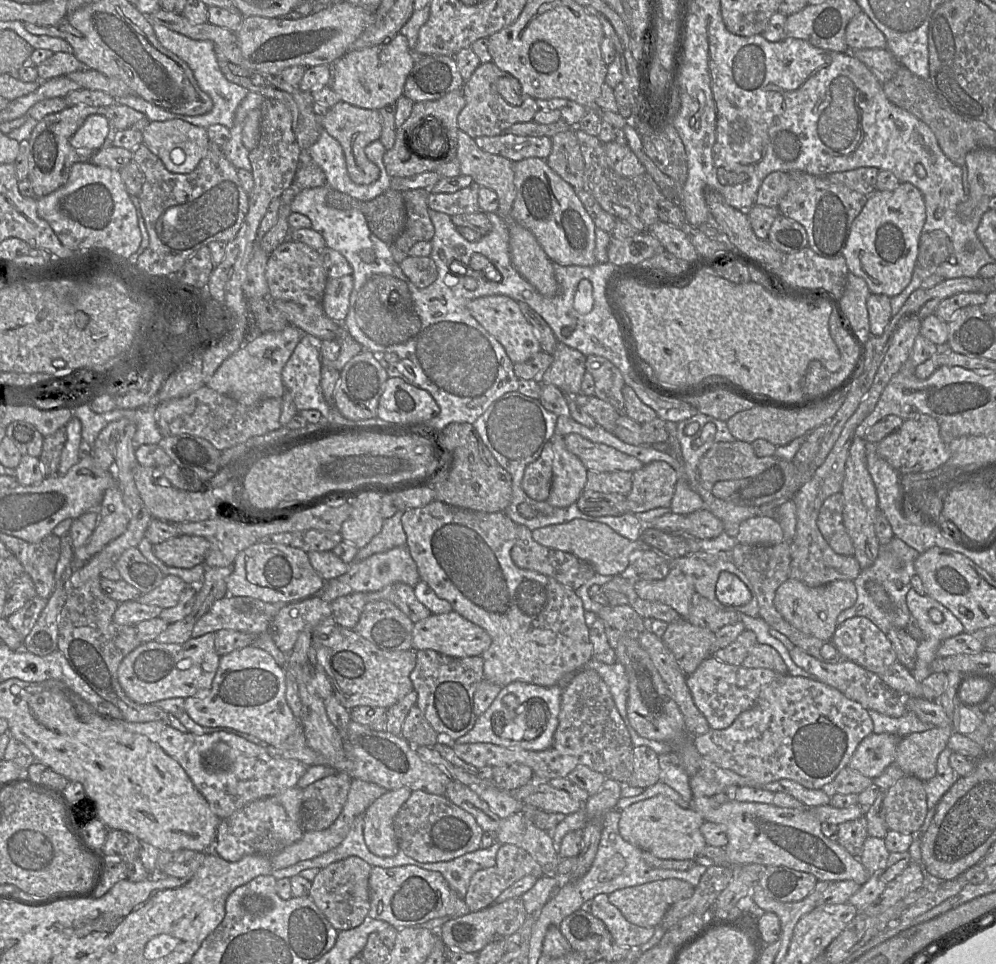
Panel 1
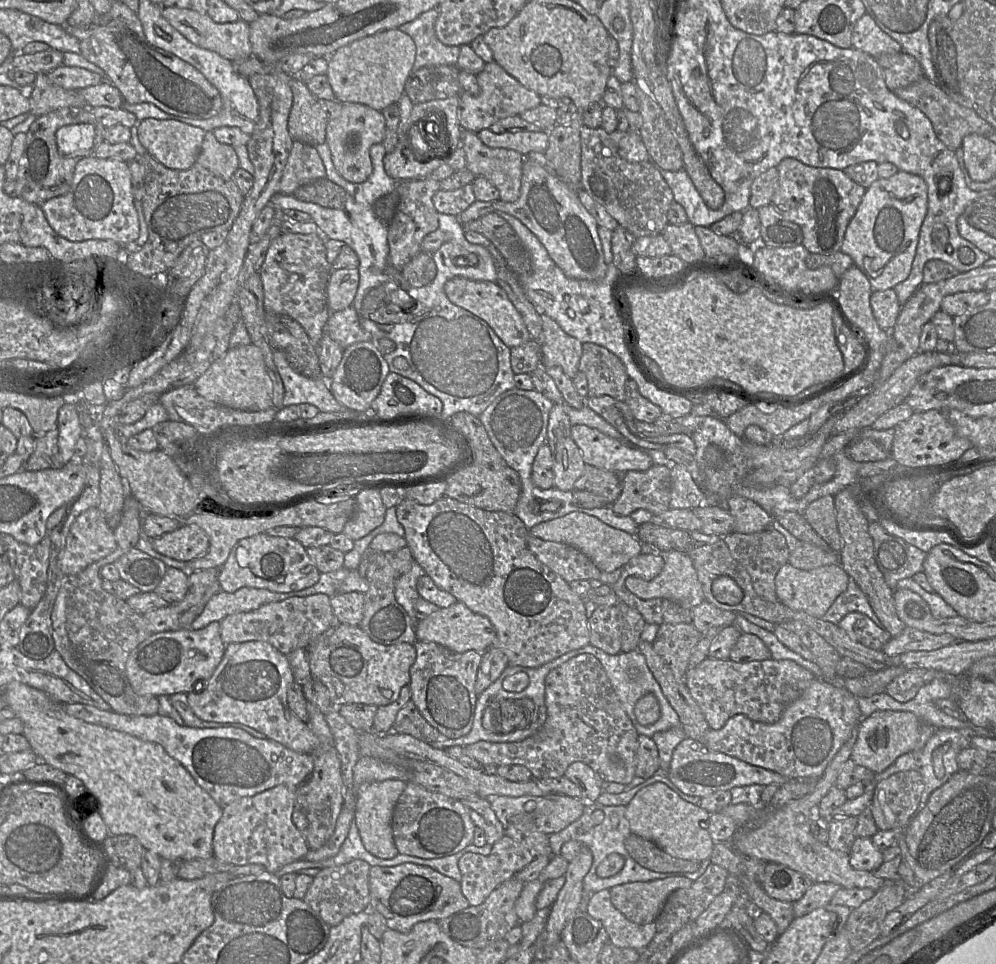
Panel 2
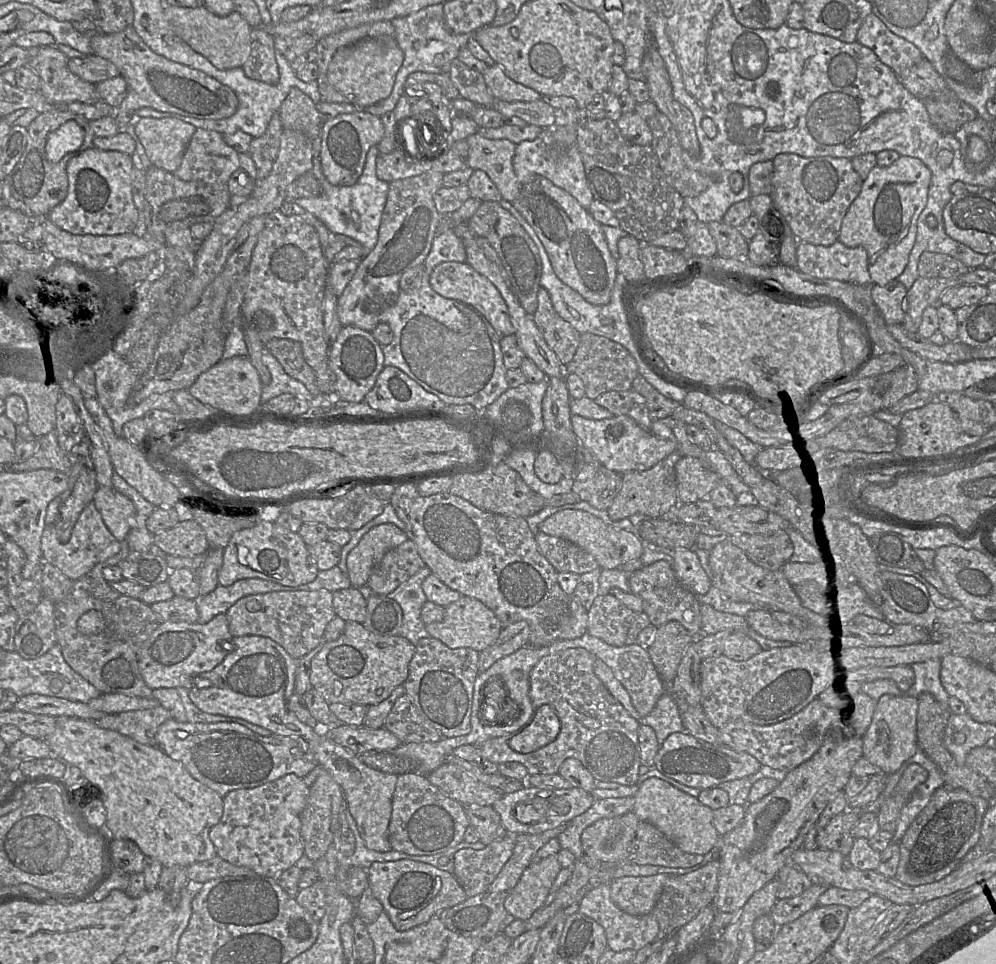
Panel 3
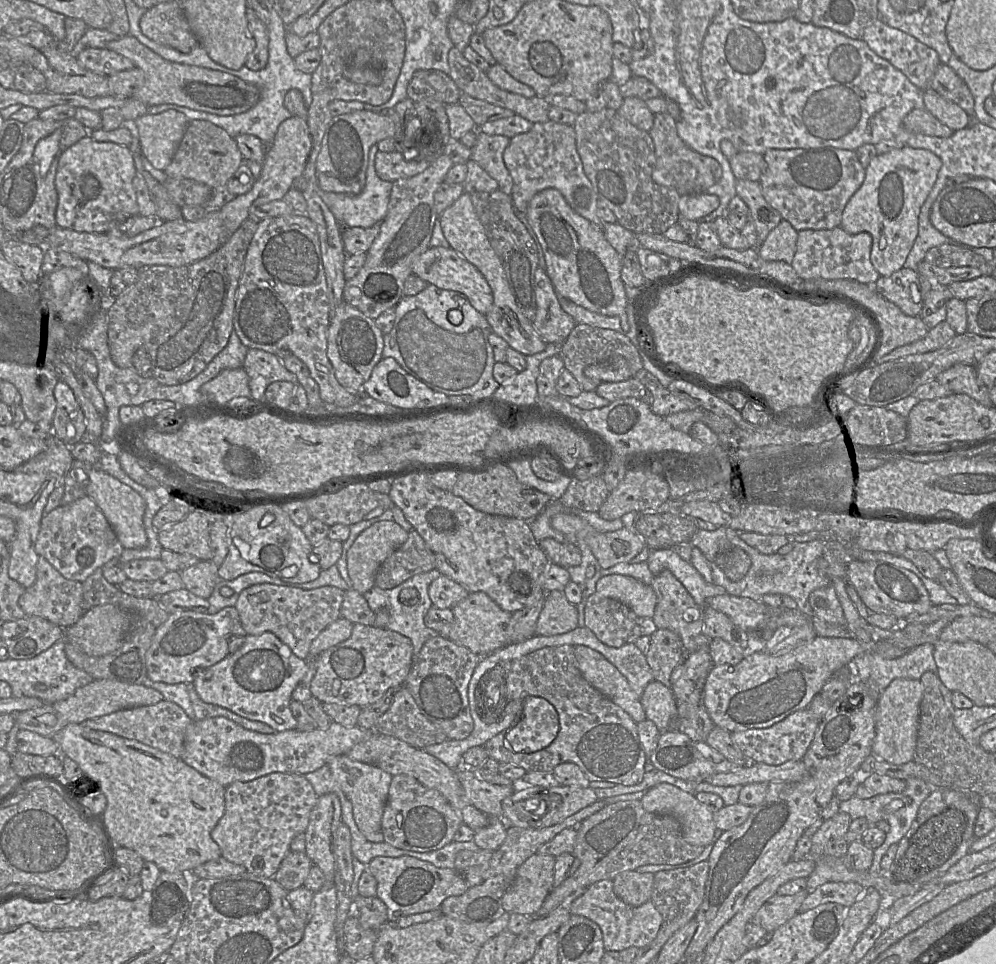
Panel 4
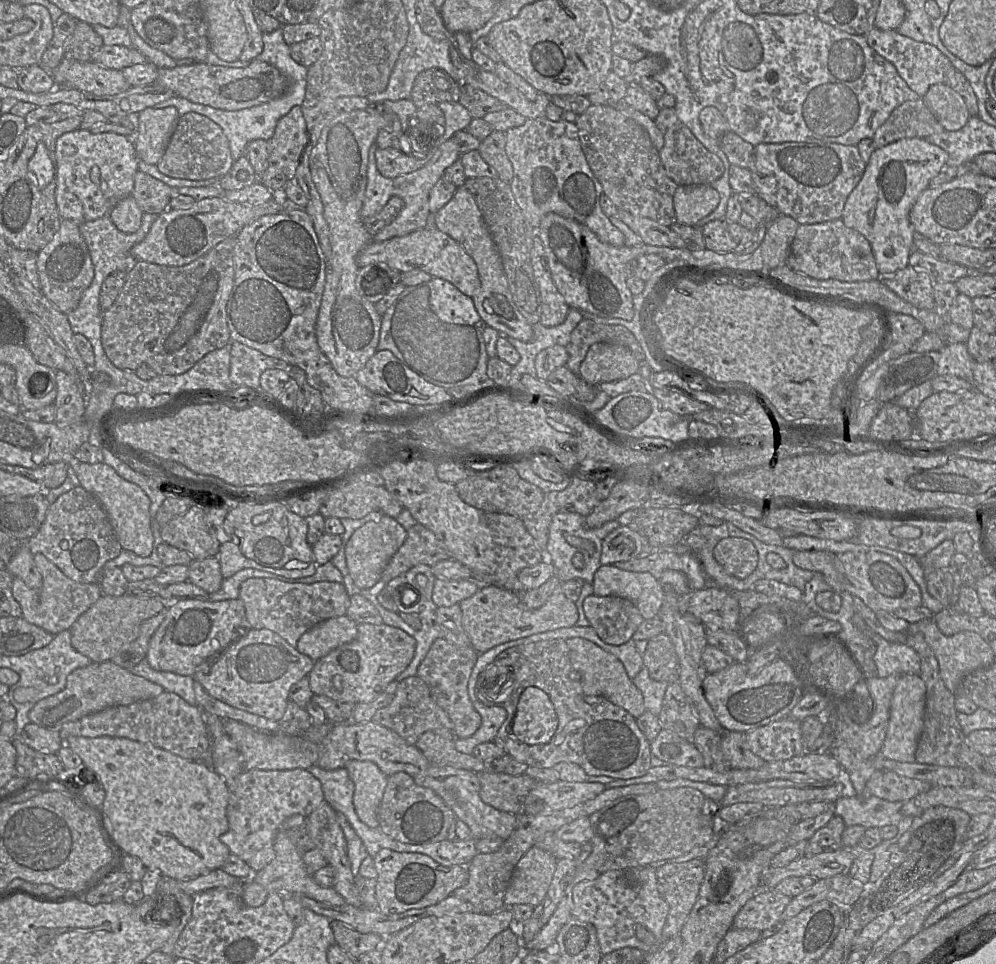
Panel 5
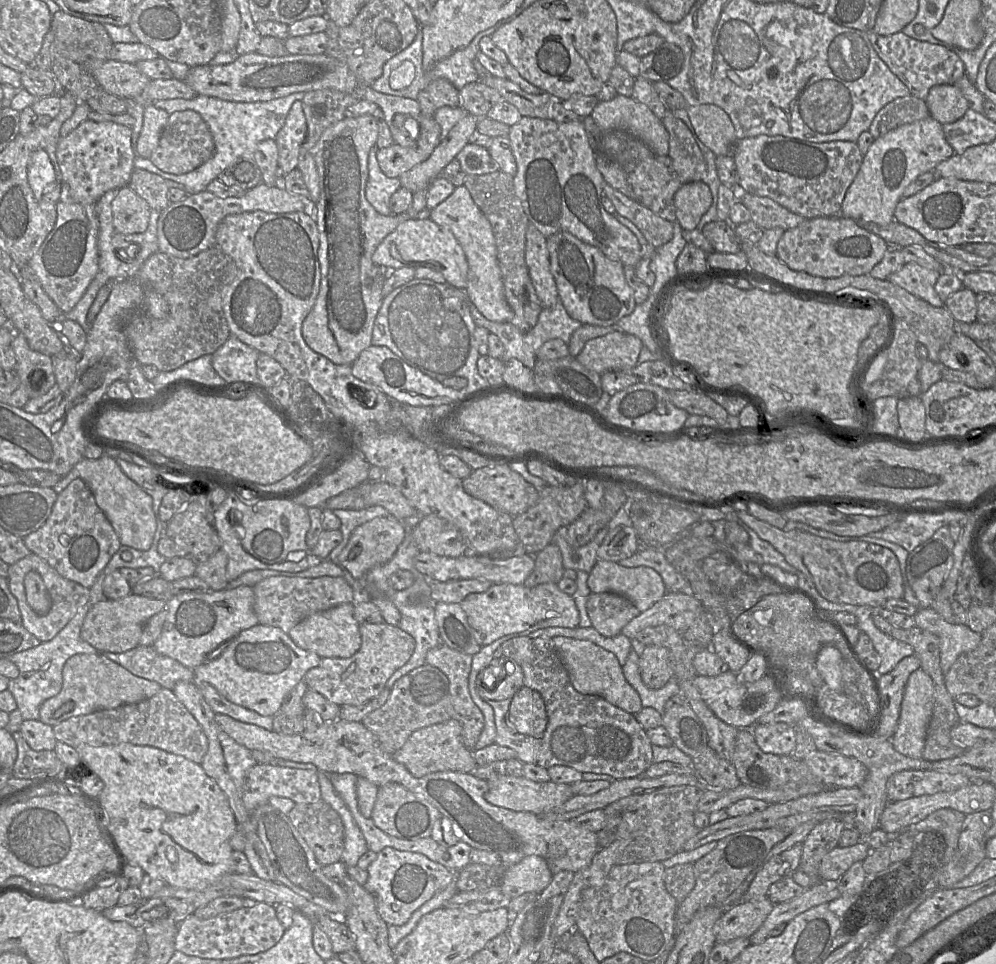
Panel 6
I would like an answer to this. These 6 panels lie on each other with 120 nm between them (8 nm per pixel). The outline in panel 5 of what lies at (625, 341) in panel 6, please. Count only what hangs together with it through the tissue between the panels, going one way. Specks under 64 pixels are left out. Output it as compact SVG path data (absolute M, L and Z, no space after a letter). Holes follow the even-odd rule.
M614 343L590 346L579 369L579 378L592 386L628 378L638 373L640 363L629 348Z

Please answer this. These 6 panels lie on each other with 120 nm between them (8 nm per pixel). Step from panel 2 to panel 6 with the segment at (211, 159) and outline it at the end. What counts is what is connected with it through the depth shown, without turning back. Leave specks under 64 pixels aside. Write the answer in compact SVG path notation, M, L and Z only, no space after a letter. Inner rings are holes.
M183 110L170 114L159 144L149 159L160 170L180 175L201 166L213 156L214 152L212 134L201 115L193 110Z

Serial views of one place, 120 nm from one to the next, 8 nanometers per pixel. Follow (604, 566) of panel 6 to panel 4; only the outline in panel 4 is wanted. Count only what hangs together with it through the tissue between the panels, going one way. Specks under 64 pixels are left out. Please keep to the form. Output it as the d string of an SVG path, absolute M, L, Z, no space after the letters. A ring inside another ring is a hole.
M611 574L601 577L596 593L616 599L627 605L638 617L652 618L657 596L652 586L633 577Z

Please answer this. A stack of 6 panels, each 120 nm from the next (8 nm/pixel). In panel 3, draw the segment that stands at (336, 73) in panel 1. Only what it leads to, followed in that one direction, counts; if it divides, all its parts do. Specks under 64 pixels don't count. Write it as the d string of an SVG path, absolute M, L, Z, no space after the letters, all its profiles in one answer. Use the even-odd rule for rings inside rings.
M368 37L339 48L328 67L329 83L357 108L378 103L392 92L396 75L404 60L404 52L393 38Z

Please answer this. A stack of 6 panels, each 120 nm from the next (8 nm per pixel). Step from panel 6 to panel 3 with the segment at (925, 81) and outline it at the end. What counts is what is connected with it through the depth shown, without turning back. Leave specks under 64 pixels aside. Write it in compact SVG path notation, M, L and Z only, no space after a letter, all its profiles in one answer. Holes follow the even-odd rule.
M873 13L860 26L857 42L870 48L897 75L925 59L913 43L894 34Z

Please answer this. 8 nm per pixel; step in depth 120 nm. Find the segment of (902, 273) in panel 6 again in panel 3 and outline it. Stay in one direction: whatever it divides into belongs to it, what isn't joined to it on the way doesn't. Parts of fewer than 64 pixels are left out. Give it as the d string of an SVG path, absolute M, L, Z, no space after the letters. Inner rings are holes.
M895 279L884 286L871 285L872 300L887 325L902 324L906 313L908 289Z

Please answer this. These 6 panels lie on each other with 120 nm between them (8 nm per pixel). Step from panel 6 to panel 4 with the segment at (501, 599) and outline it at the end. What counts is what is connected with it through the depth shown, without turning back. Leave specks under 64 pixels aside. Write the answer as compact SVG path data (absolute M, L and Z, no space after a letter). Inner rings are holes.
M564 590L547 592L536 623L535 635L563 634L576 627L578 627L577 605L568 601ZM470 593L465 599L453 606L452 611L454 621L448 634L448 639L452 642L466 647L480 657L512 644L507 636L512 613L501 609L486 593Z

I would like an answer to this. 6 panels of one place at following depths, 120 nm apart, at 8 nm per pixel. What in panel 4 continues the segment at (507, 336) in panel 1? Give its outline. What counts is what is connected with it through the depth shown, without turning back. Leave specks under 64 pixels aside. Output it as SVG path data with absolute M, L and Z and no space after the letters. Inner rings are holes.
M429 247L415 259L412 273L440 289L463 294L471 305L483 315L486 315L493 306L493 293L485 277L473 264L451 247Z

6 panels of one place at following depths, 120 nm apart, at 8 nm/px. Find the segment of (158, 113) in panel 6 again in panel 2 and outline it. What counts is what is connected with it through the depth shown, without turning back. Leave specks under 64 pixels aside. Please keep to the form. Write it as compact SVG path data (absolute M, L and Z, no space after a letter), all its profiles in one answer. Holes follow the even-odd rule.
M147 118L137 123L137 135L146 151L167 168L187 170L197 160L206 131L176 120Z

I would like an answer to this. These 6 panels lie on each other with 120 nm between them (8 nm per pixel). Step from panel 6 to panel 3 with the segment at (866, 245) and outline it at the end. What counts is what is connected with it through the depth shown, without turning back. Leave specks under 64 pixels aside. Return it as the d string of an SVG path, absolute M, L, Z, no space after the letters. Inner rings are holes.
M840 240L829 246L799 242L795 267L817 278L872 285L866 249L862 246L848 247Z

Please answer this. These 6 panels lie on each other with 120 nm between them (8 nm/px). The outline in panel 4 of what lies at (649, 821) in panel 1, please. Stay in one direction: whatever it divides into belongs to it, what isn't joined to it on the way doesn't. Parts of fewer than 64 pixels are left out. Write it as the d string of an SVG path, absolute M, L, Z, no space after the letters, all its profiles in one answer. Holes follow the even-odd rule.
M659 783L649 788L640 802L647 812L674 816L680 822L683 836L689 844L706 847L714 842L716 825L713 813L698 801L695 794L685 792L672 784Z

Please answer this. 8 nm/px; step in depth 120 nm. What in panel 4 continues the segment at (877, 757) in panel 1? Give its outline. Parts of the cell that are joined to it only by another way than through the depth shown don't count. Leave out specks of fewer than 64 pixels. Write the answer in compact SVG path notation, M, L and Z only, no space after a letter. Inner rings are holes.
M897 678L881 692L875 710L876 734L872 744L872 755L895 765L914 760L922 697L923 685L920 679Z

